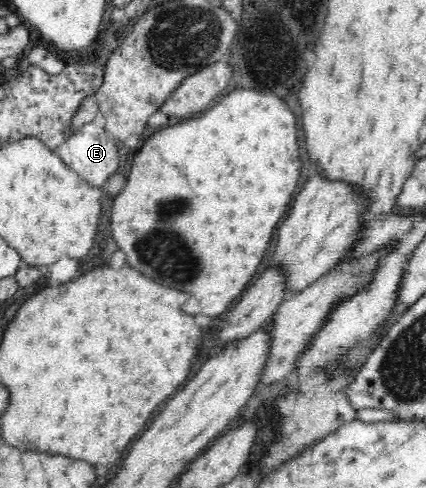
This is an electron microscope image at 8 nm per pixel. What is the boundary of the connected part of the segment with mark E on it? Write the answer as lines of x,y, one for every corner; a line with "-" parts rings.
92,121
84,124
81,129
74,130
73,133
56,148
56,152
66,165
76,171
86,182
100,187
106,183
110,175
113,175
116,170
118,170
118,145
117,141
115,141
102,126
98,126
98,124
94,124

